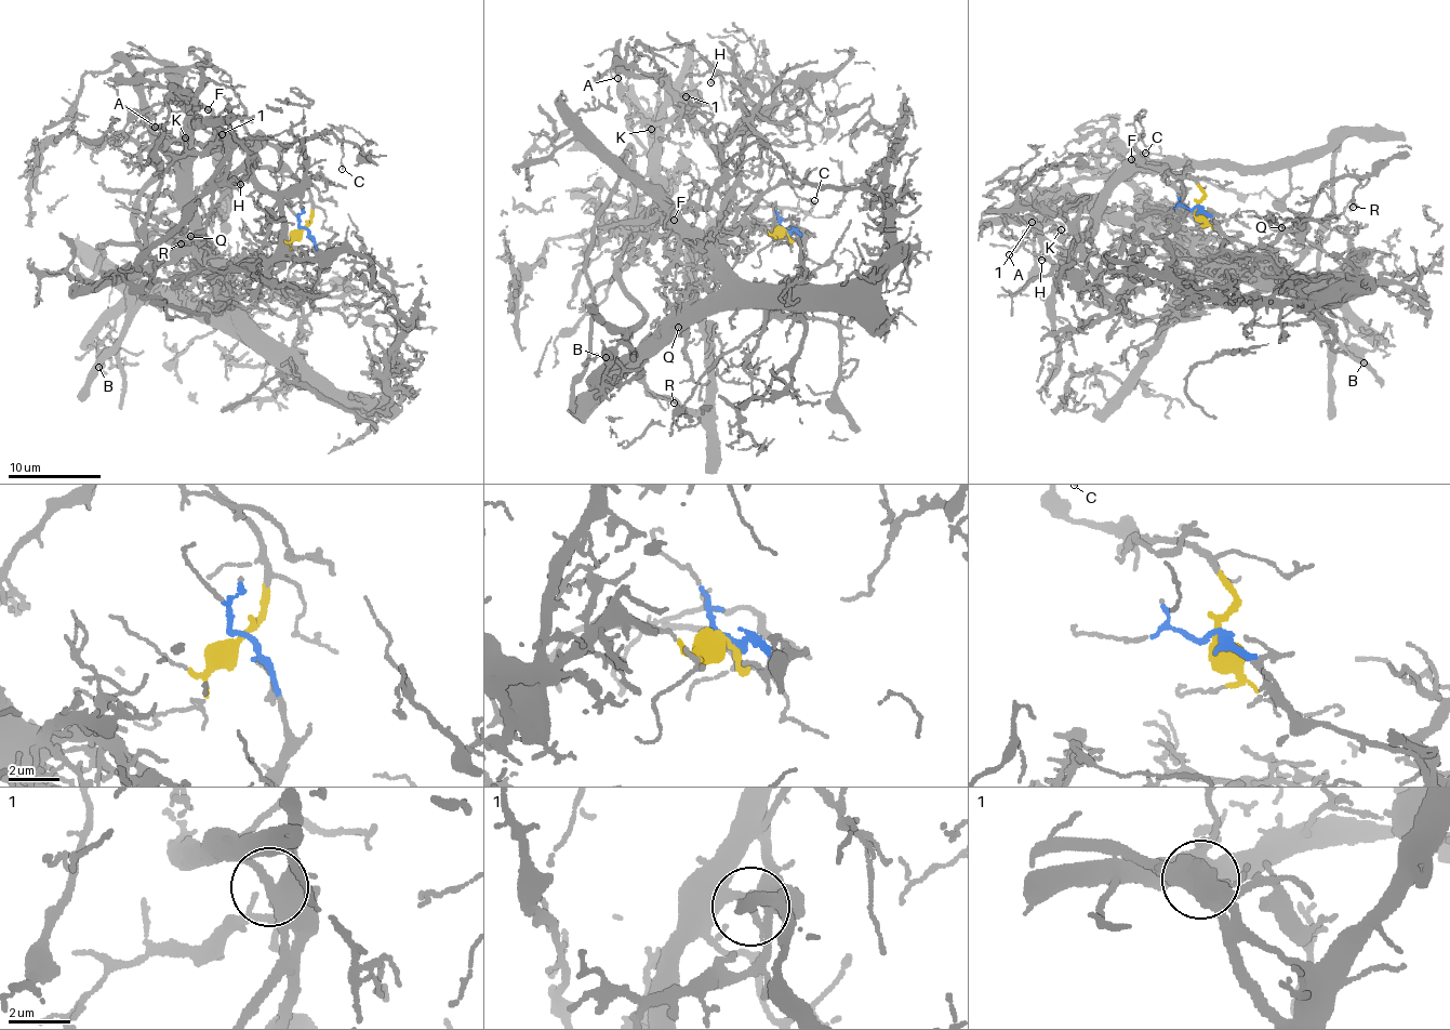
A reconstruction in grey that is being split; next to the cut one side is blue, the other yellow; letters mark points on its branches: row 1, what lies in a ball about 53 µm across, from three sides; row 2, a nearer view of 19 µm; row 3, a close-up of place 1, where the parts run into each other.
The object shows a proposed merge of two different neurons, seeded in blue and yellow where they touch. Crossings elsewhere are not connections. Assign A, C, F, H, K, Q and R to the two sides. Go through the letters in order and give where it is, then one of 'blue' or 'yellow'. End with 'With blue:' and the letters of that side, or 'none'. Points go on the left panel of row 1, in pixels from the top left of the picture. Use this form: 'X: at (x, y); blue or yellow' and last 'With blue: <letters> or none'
A: at (155, 127); yellow
C: at (342, 169); yellow
F: at (208, 109); yellow
H: at (240, 184); blue
K: at (185, 137); blue
Q: at (190, 236); blue
R: at (181, 243); yellow
With blue: H, K, Q

